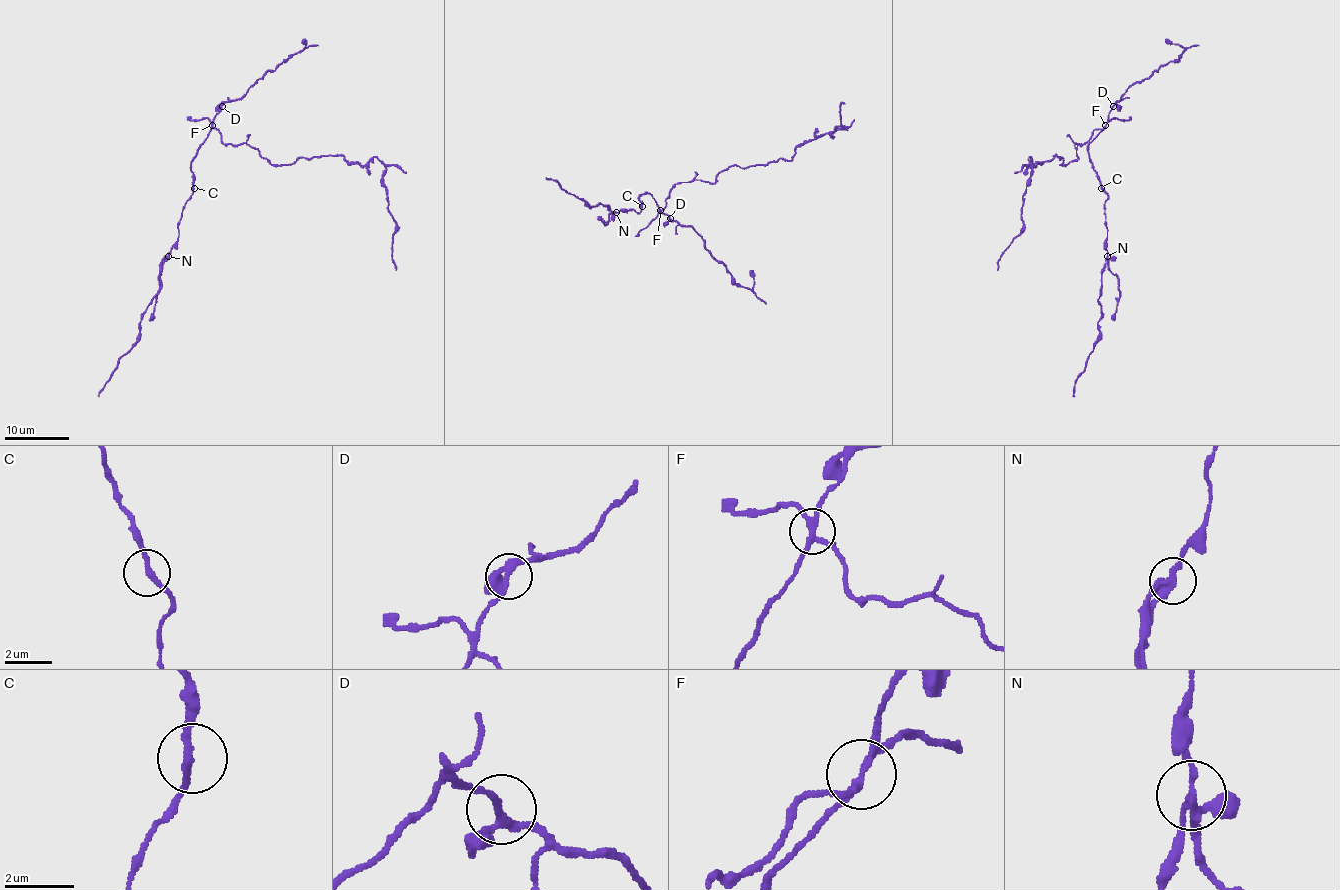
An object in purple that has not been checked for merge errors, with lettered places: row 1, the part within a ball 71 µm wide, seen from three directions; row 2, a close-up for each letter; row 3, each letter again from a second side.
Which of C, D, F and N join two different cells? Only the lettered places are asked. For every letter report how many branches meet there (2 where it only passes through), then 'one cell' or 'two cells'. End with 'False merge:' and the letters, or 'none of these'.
C: 2 | one cell
D: 3 | one cell
F: 4 | two cells
N: 3 | two cells
False merge: F, N

